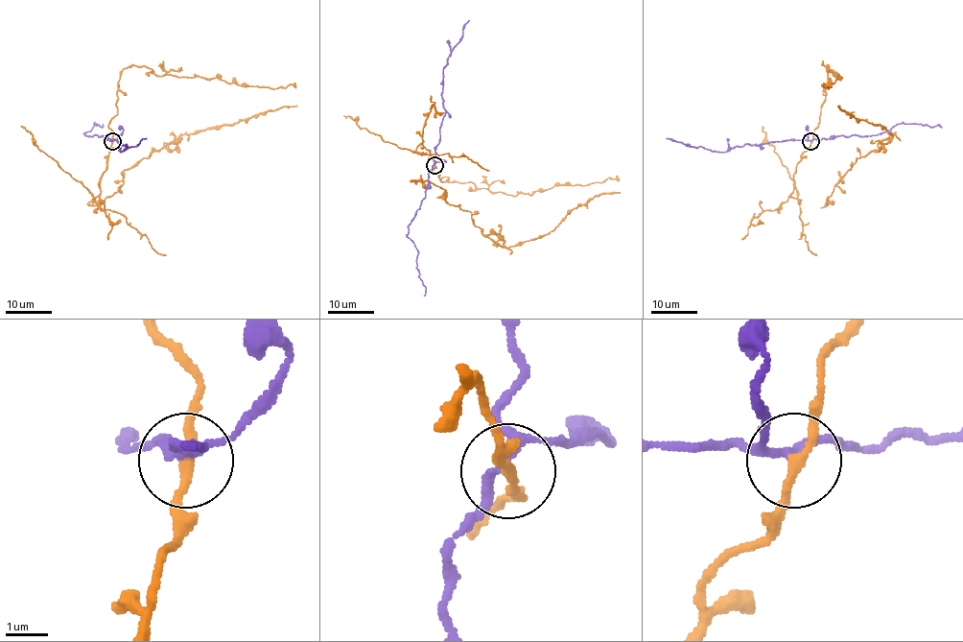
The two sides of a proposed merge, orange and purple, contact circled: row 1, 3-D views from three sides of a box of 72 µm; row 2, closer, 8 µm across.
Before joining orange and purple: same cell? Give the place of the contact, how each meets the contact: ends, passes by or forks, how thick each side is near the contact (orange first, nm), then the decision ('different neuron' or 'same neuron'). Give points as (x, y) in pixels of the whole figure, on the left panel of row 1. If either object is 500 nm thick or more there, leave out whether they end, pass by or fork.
at (112, 141); orange passes by; purple forks there; 220 nm thick on the orange side, 170 nm on the other; different neuron

